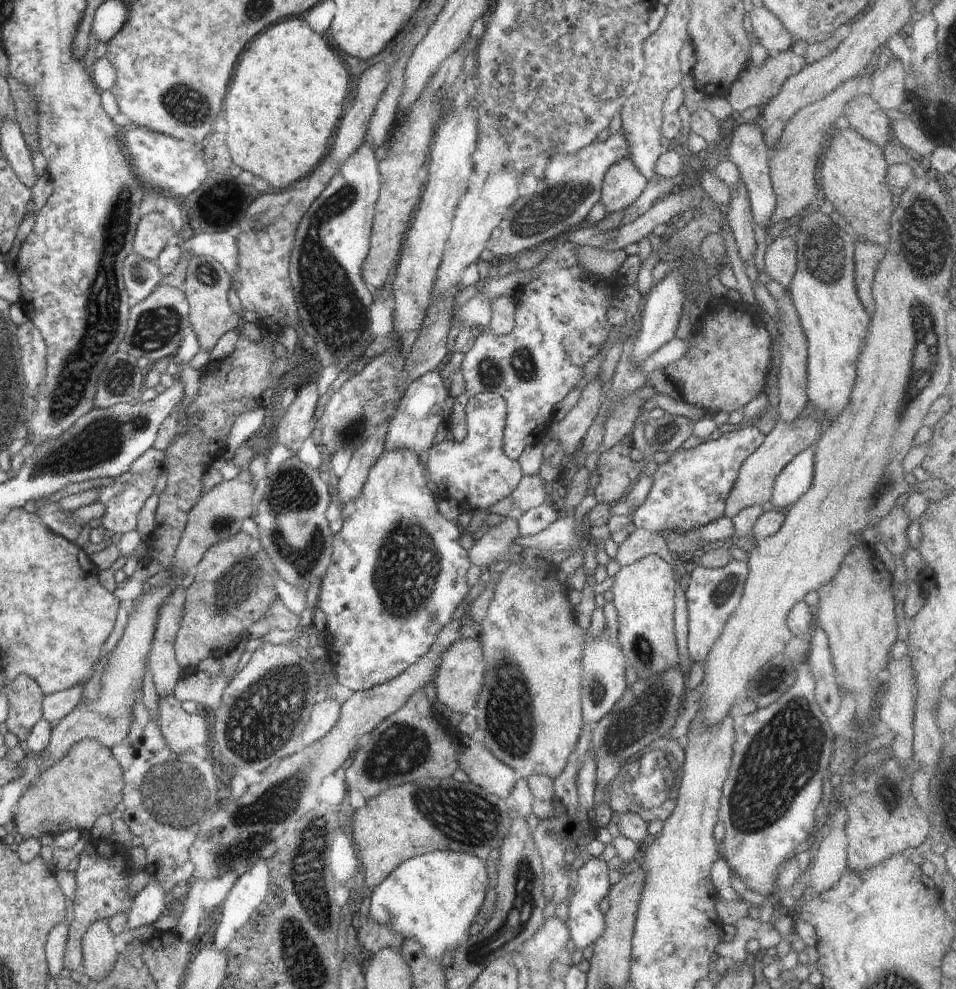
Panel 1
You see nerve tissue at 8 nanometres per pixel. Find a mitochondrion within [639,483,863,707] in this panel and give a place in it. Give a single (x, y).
(720, 596)

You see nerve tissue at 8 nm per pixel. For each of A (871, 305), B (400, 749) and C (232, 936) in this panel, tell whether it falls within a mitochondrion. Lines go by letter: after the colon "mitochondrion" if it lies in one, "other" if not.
A: other
B: mitochondrion
C: other

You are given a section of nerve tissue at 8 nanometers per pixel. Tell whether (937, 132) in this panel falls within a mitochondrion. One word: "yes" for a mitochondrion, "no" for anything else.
no

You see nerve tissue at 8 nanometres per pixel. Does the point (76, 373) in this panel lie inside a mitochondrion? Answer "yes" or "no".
yes

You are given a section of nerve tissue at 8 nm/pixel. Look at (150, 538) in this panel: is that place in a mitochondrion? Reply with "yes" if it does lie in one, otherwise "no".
no

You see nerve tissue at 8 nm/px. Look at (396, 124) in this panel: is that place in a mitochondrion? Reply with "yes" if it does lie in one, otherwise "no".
no

